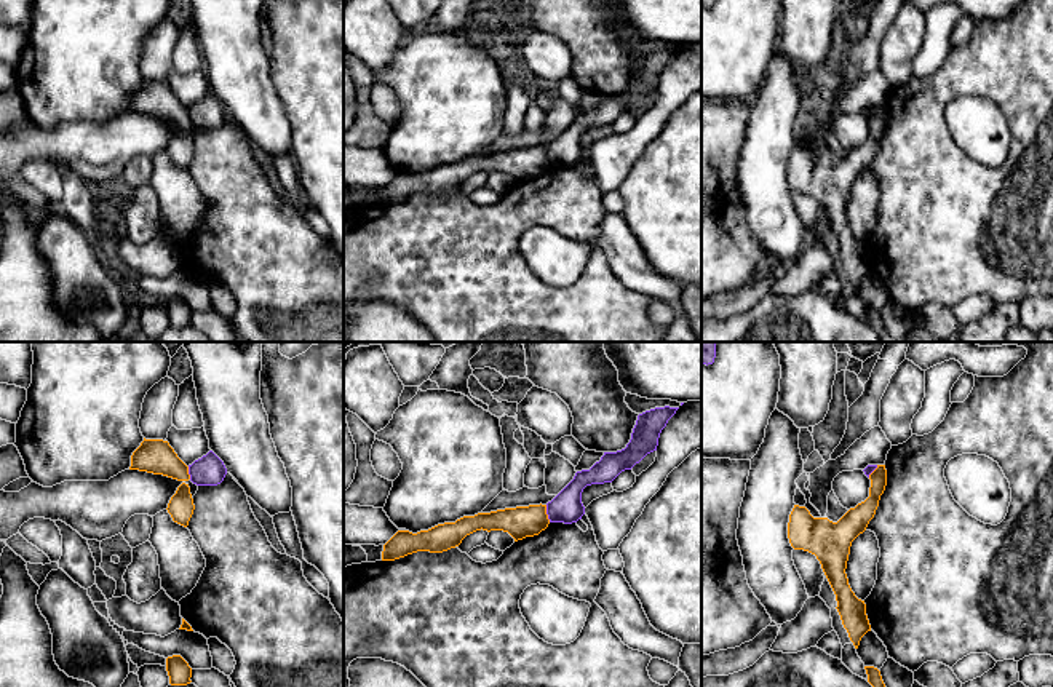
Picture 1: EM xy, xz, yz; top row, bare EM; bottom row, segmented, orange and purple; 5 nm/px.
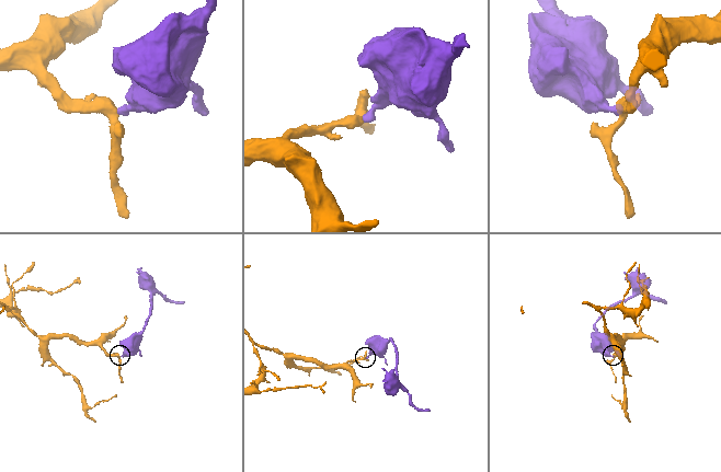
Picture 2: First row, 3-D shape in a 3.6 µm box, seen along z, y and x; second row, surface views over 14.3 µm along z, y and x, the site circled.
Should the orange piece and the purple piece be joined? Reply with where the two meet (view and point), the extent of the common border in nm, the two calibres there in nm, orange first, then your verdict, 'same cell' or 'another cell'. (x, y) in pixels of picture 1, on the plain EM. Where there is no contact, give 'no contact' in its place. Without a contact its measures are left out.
xz (545, 155) | 90 nm | 160/160 nm | another cell

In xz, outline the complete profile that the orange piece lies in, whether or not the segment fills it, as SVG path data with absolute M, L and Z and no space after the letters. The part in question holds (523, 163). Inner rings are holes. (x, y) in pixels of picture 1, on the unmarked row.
M540 145L463 158L455 165L438 166L417 176L398 173L383 187L382 203L395 203L417 193L443 195L459 189L467 177L481 171L508 174L518 184L538 177L548 166L546 147Z

